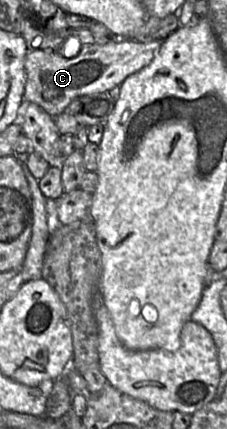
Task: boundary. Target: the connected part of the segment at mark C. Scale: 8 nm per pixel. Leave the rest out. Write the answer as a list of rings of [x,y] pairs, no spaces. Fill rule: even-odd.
[[[114,39],[105,44],[92,44],[81,49],[71,58],[64,57],[53,49],[29,50],[25,58],[26,84],[24,99],[35,103],[52,117],[63,113],[69,103],[81,95],[108,92],[121,83],[131,74],[149,65],[163,40],[137,41],[134,39]]]

